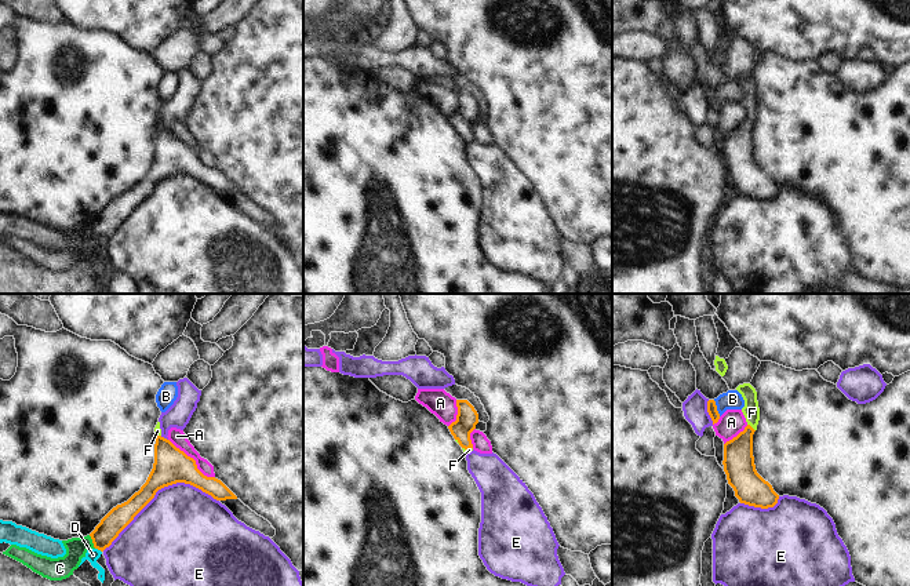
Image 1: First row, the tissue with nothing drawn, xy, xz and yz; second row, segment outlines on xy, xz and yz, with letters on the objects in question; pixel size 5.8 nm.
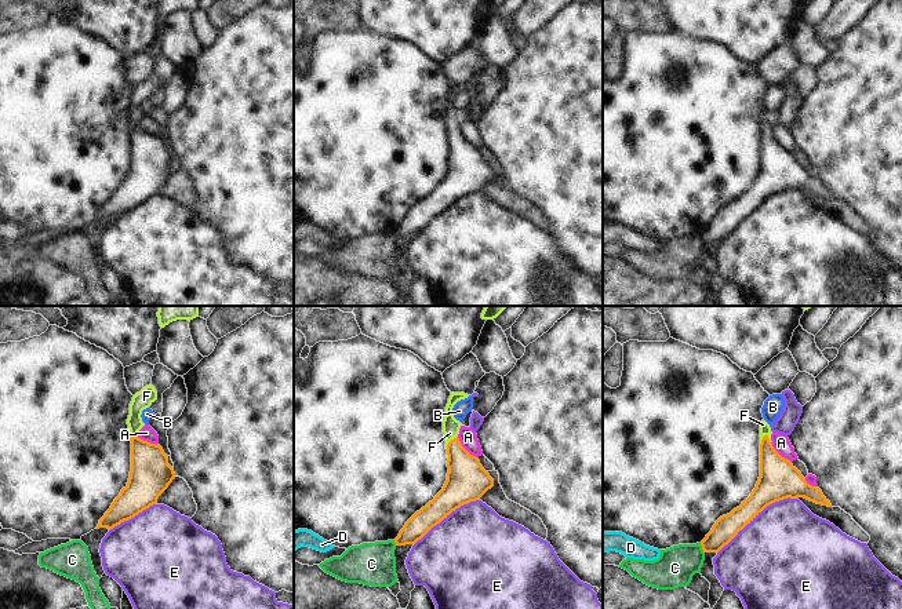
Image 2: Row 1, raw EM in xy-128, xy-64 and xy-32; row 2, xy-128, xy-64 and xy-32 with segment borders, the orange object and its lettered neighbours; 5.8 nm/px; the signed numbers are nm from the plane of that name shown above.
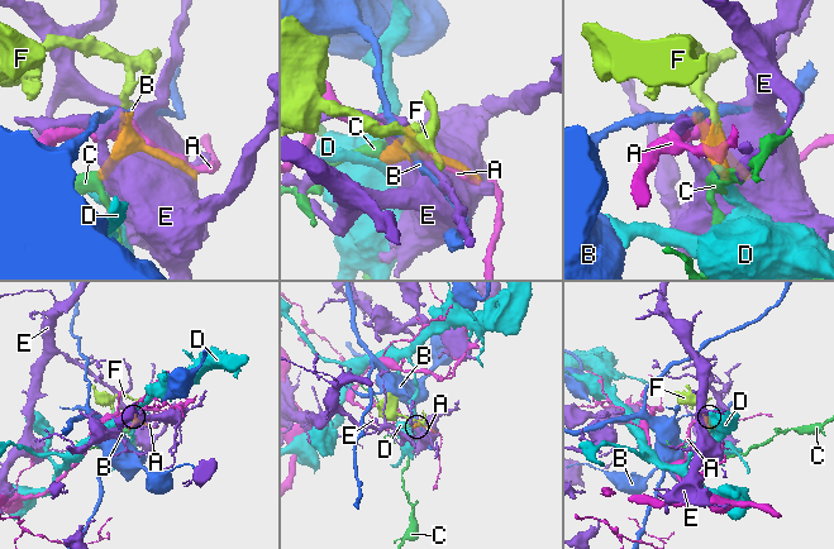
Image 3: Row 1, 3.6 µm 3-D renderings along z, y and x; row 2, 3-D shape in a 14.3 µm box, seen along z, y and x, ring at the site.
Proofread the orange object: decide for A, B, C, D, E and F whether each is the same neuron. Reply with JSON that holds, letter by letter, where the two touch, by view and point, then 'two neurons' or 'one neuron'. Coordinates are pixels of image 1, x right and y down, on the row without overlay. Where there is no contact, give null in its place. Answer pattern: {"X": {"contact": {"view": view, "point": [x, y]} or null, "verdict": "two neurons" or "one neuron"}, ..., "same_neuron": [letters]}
{"A": {"contact": {"view": "xy", "point": [193, 150]}, "verdict": "two neurons"}, "B": {"contact": {"view": "yz", "point": [716, 99]}, "verdict": "two neurons"}, "C": {"contact": {"view": "xy", "point": [93, 233]}, "verdict": "two neurons"}, "D": {"contact": {"view": "xy", "point": [98, 240]}, "verdict": "two neurons"}, "E": {"contact": {"view": "xy", "point": [157, 181]}, "verdict": "two neurons"}, "F": {"contact": {"view": "yz", "point": [752, 119]}, "verdict": "one neuron"}, "same_neuron": ["F"]}

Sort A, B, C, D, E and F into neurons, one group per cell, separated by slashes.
A / B / C / D / E / F

